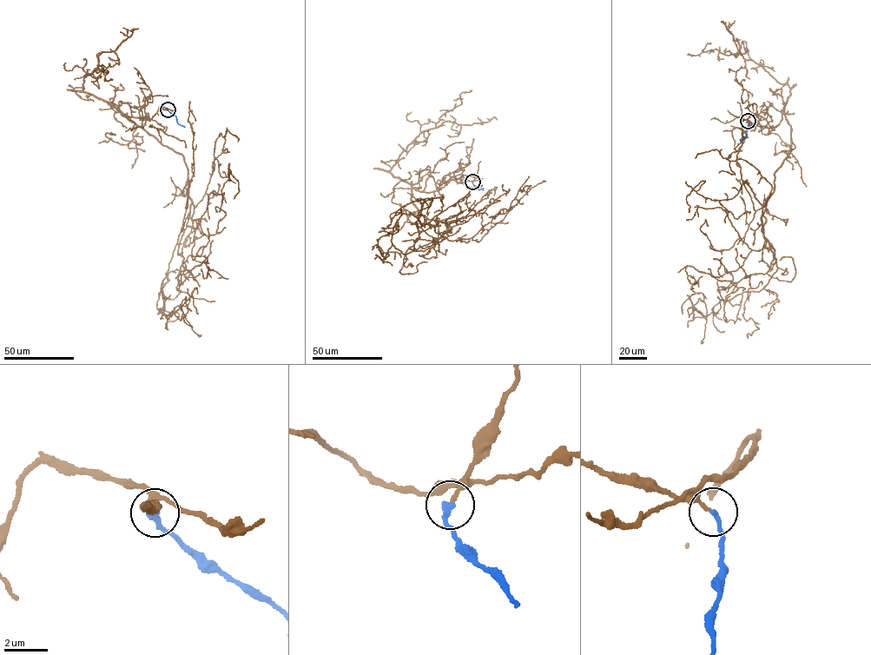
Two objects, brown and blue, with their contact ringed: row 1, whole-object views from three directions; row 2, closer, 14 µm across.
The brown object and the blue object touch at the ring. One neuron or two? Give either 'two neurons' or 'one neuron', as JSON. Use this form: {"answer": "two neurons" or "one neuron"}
{"answer": "one neuron"}

